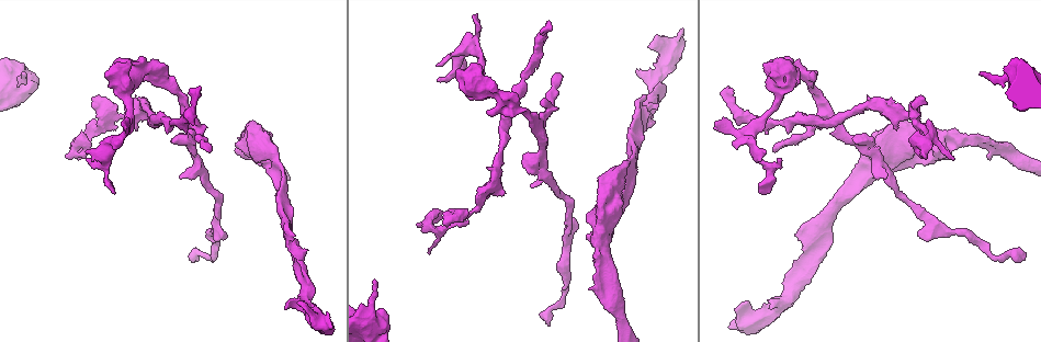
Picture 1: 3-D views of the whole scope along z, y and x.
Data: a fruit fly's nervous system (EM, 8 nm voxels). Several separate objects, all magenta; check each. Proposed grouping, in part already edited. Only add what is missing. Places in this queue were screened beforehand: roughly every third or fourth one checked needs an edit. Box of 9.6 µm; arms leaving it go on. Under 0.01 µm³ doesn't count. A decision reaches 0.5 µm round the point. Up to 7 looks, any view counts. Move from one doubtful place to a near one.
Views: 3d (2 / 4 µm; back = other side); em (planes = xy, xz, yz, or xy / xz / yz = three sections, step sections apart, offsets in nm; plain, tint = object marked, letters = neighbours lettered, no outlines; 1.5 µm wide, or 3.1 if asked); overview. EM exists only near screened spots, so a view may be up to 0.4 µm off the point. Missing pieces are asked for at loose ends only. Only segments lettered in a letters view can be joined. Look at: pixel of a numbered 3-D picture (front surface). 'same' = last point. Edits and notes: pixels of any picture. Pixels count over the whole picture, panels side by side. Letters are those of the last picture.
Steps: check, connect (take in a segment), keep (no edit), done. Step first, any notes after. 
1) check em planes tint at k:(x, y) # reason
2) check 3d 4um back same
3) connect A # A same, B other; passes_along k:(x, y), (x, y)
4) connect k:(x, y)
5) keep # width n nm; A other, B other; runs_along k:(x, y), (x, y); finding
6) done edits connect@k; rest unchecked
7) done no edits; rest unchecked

check 3d 2um at 1:(123, 122) # free end

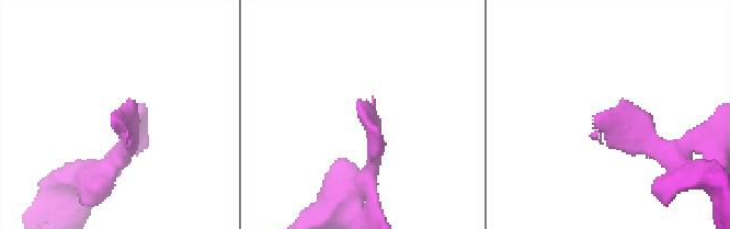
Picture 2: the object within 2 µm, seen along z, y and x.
check em planes tint at 2:(360, 100)

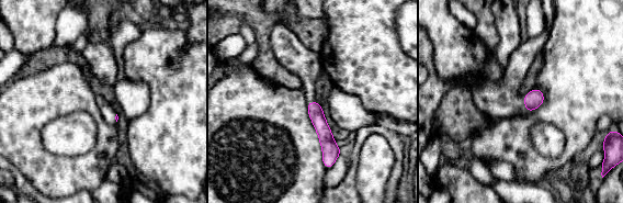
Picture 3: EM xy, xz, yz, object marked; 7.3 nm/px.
check em planes letters same

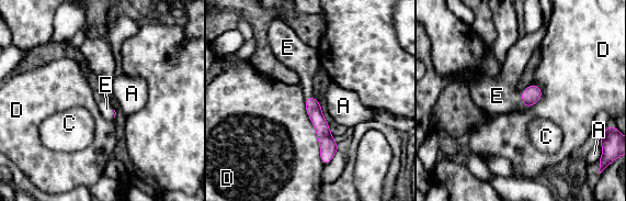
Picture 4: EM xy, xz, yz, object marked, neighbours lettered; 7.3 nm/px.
connect E # A other, C other, D other, E same; passes_along 4:(532, 95), (522, 99), (497, 96); the cell continues

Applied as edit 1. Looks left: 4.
check overview # redraw

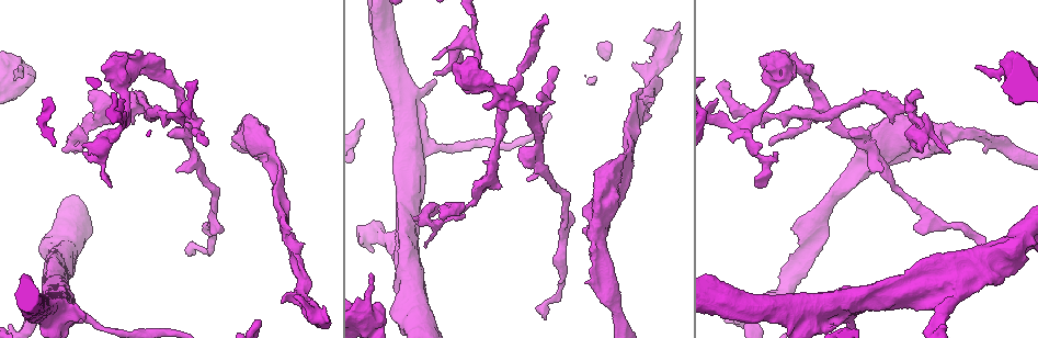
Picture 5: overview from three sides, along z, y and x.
check 3d 4um back at 5:(724, 79) # long arm stops here

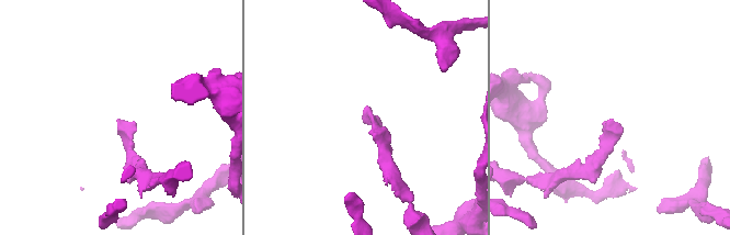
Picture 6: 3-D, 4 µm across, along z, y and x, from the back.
check em yz step 4 tint at 6:(612, 121) # need the tissue

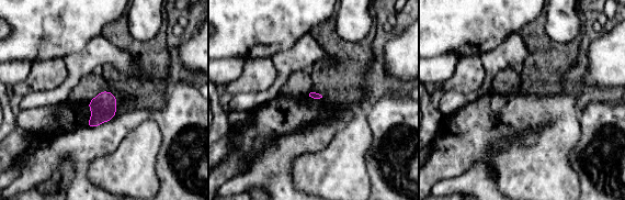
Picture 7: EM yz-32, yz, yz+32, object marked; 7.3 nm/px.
check em xy step 4 letters same

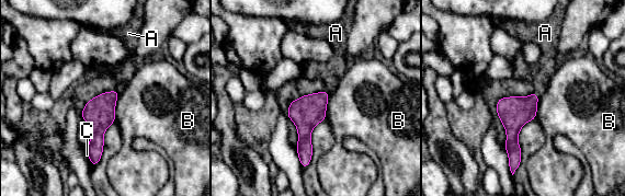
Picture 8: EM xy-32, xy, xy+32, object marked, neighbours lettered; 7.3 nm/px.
connect A # width 220 nm; A same, B other, C other; passes_along 8:(306, 112), (326, 91), (332, 71); it goes on there

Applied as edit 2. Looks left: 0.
done edits connect@4, connect@8; rest unchecked

